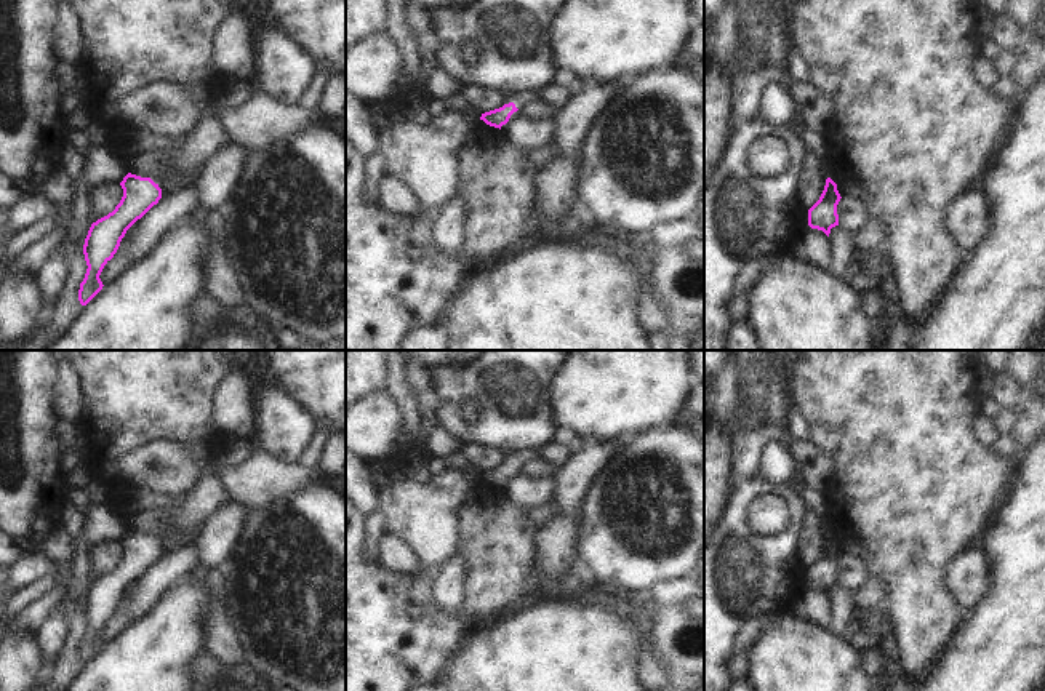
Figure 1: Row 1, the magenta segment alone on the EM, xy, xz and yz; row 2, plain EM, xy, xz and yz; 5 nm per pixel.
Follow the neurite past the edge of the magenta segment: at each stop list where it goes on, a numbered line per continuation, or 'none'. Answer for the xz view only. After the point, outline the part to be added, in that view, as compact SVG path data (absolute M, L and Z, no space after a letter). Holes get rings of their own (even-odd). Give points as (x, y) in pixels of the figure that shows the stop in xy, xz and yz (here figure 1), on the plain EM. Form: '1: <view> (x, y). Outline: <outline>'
1: xz (525, 458). Outline: M520 449L512 459L518 469L541 469L539 449Z

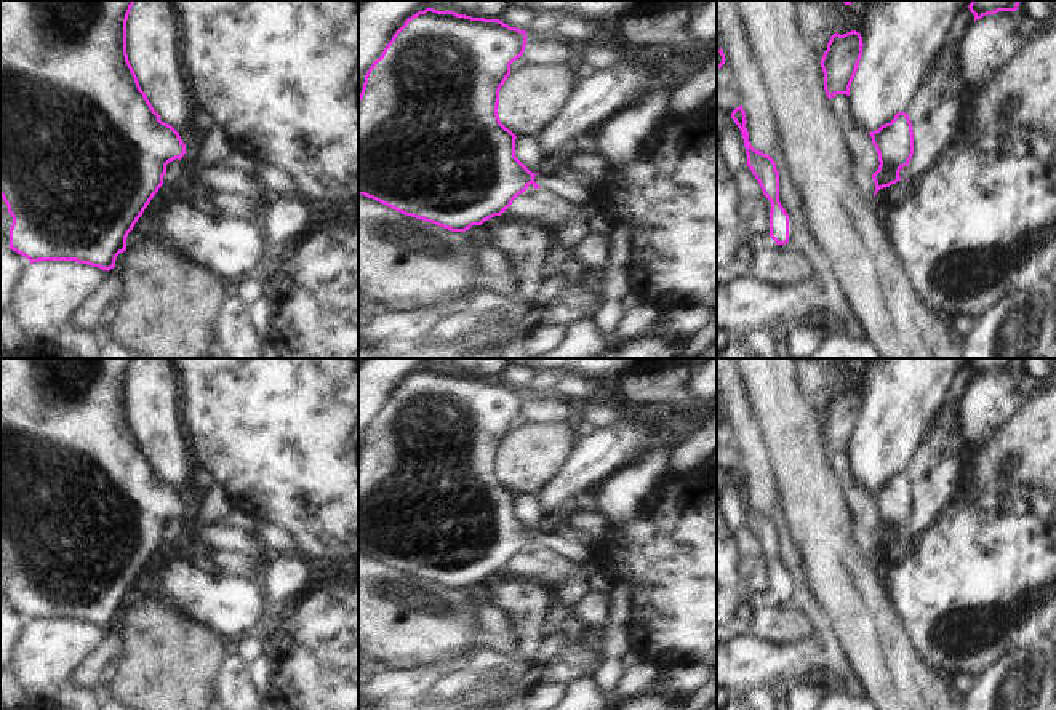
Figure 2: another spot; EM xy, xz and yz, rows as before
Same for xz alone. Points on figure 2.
1: xz (570, 549). Outline: M536 532L534 540L539 544L539 547L550 548L555 553L562 555L563 558L573 560L576 563L586 563L590 558L589 545L584 545L574 539L563 539L555 532L550 534Z

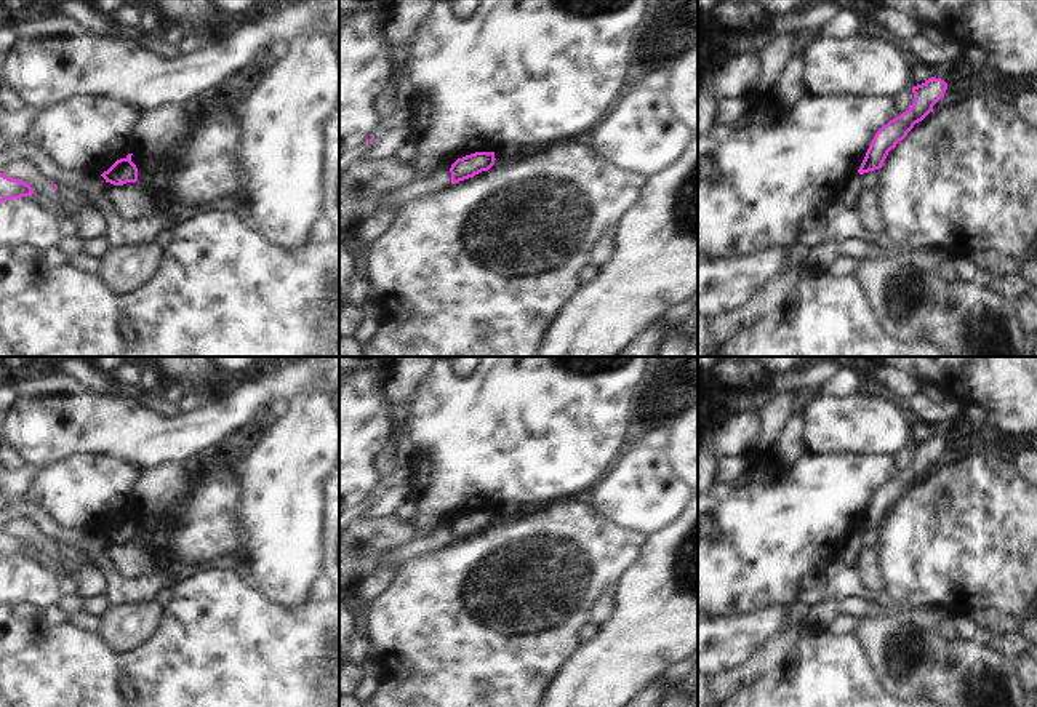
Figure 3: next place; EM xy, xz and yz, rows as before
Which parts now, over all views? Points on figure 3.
none.

